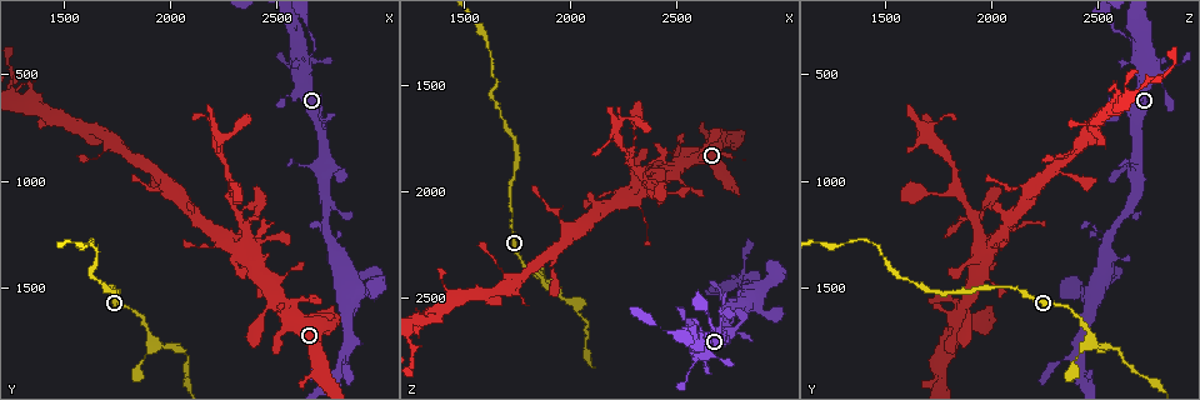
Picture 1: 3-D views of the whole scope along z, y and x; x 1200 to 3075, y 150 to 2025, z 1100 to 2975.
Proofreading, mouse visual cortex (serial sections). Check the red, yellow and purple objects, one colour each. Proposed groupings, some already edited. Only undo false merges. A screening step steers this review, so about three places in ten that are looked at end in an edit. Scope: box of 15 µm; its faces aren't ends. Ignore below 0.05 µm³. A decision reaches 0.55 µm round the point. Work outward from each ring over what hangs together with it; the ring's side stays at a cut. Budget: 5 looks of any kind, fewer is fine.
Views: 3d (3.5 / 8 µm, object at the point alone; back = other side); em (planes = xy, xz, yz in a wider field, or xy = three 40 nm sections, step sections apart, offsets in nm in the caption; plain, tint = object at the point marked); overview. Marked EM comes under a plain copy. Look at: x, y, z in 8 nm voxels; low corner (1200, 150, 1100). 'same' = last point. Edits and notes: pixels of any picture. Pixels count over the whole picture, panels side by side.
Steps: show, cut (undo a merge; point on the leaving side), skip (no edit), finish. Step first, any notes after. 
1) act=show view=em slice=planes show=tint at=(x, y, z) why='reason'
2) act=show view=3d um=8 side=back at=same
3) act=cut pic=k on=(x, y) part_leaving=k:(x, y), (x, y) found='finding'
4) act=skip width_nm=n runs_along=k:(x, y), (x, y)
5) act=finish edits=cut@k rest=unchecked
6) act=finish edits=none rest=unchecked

act=show view=3d um=3.5 at=(1980, 1030, 2150) why='a fork'

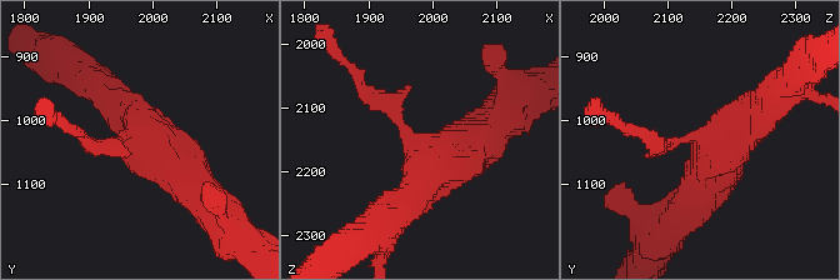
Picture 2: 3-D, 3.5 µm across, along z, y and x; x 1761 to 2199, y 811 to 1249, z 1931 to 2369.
act=show view=em slice=xy step=3 show=tint at=(1975, 1025, 2160) arms=3 arm_widths_nm=150,450,500

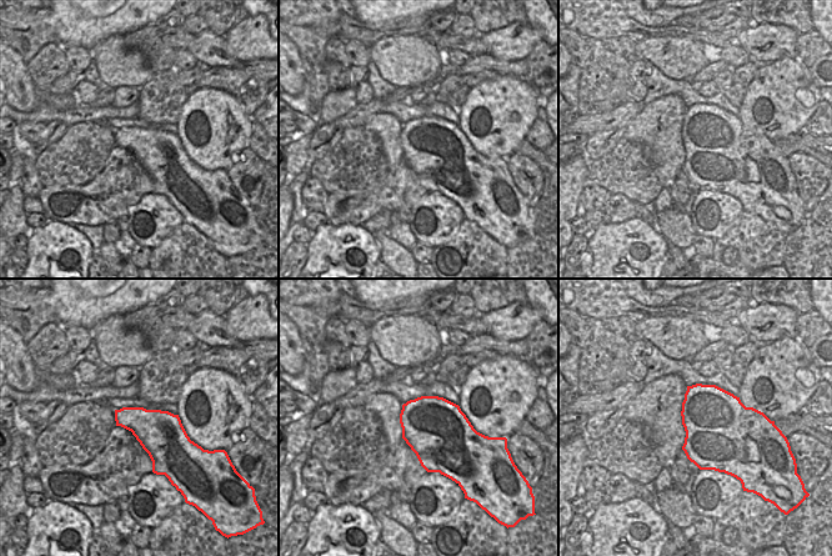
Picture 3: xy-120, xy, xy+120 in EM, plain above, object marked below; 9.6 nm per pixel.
act=cut pic=2 on=(96, 151) width_nm=600 part_leaving=2:(119, 139), (88, 143), (45, 116) found='a second cell is stuck on'

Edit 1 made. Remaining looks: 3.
act=show view=3d um=3.5 at=(2690, 680, 2560) why='abrupt turn'

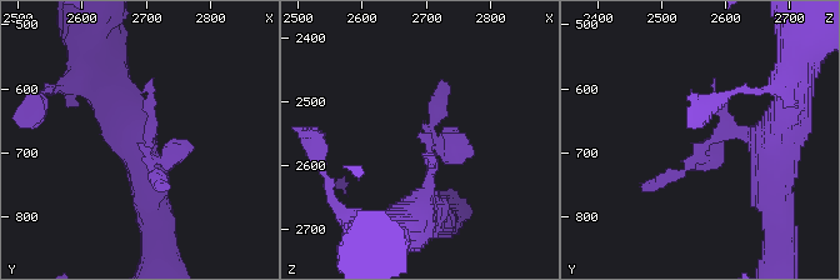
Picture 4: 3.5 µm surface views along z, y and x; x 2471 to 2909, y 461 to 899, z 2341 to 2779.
act=show view=em slice=xy step=3 show=tint at=(2700, 685, 2570)

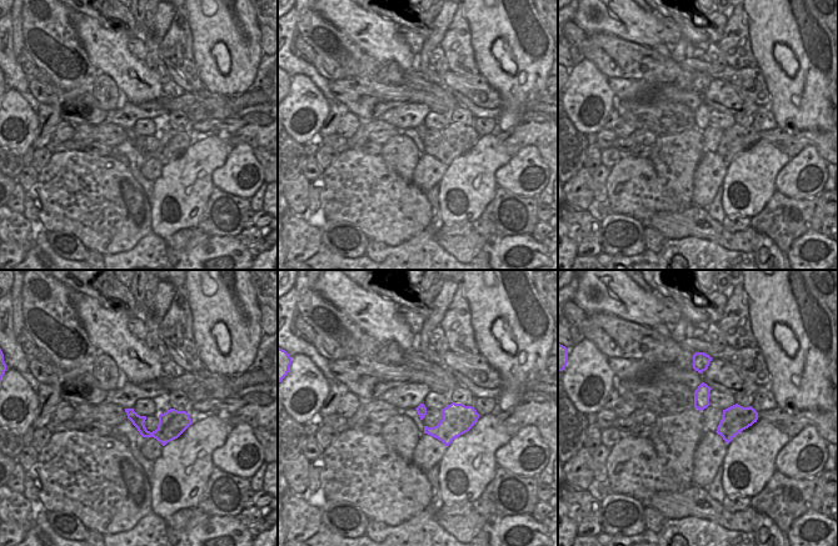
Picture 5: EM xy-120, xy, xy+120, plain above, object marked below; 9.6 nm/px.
act=skip runs_along=4:(413, 218), (428, 193), (428, 141), (474, 154) found='continuous, no second cell'

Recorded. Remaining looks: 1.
act=finish edits=cut@2 rest=unchecked

